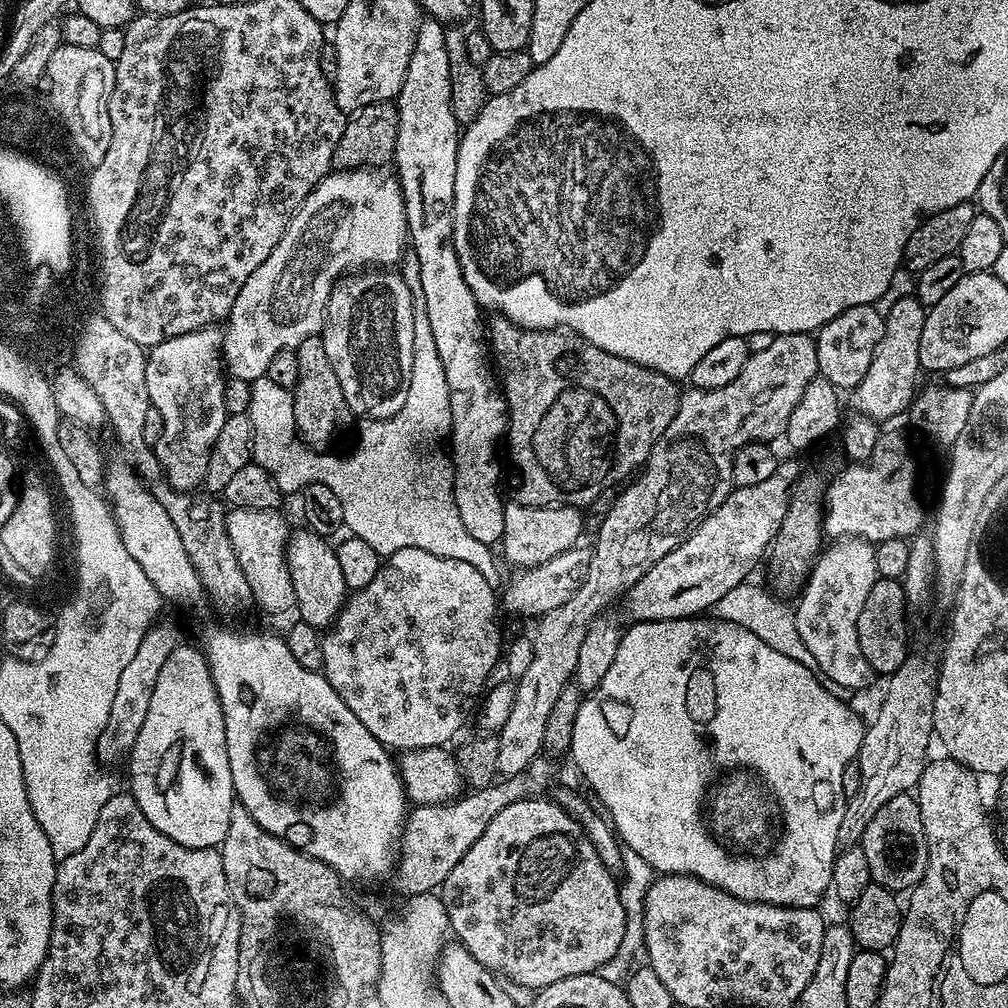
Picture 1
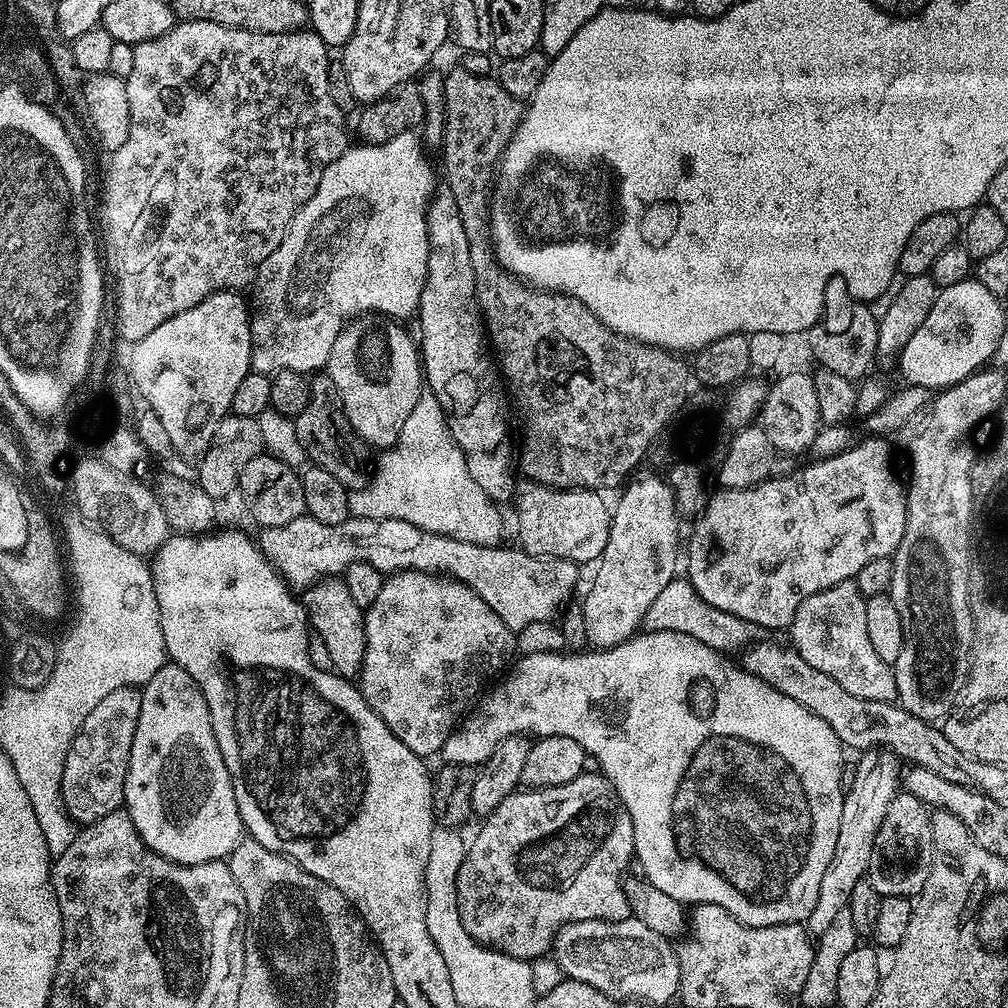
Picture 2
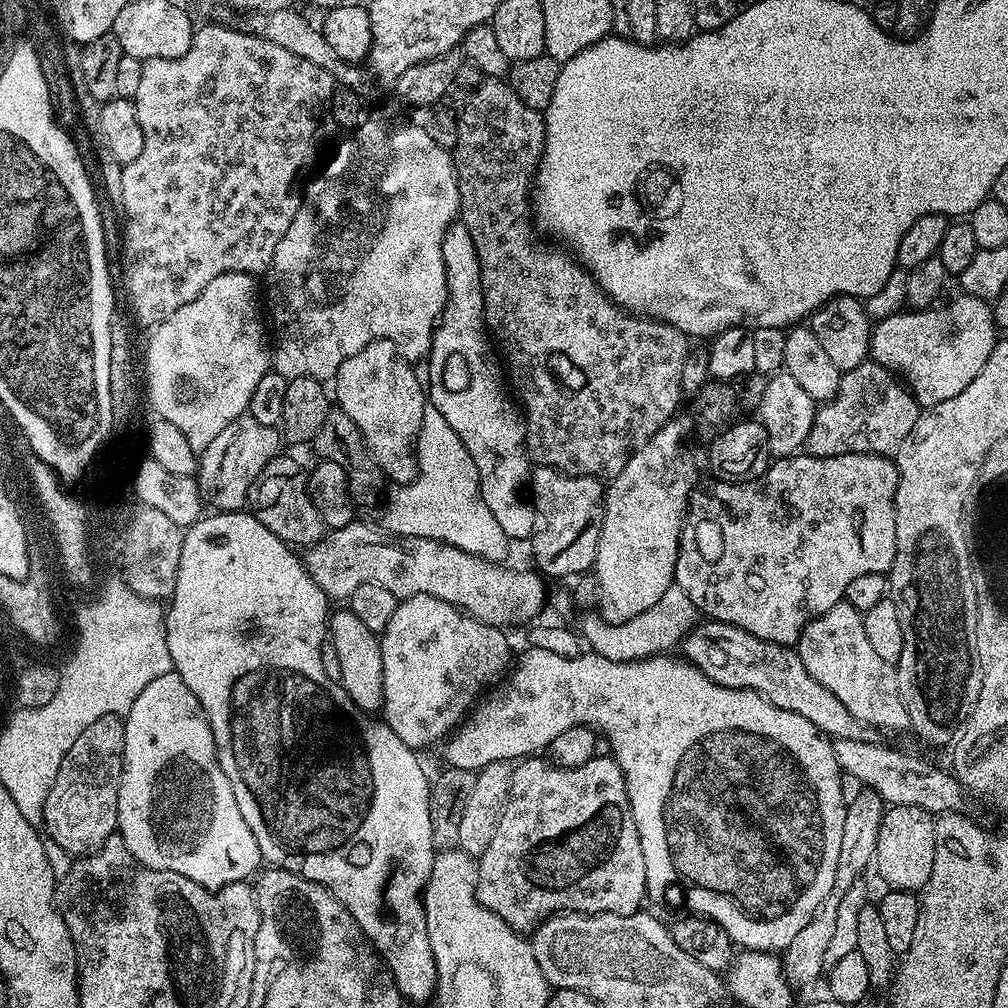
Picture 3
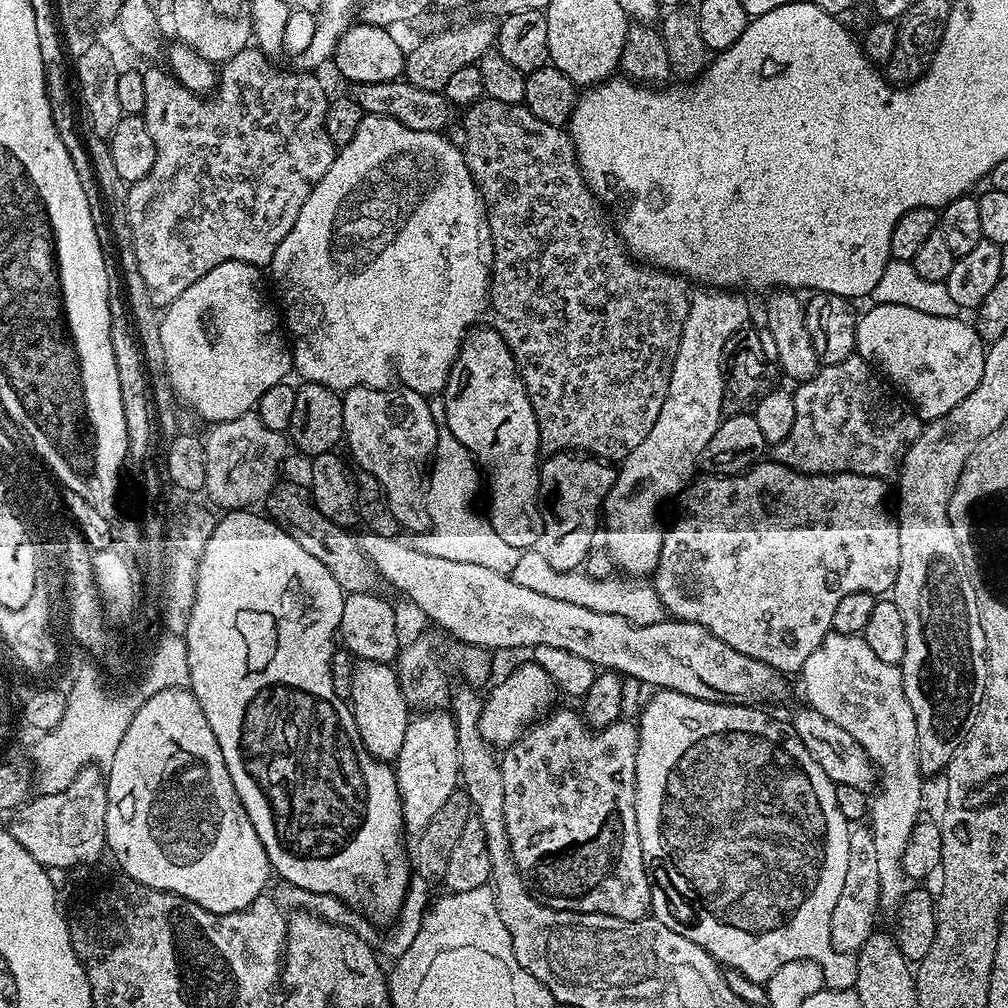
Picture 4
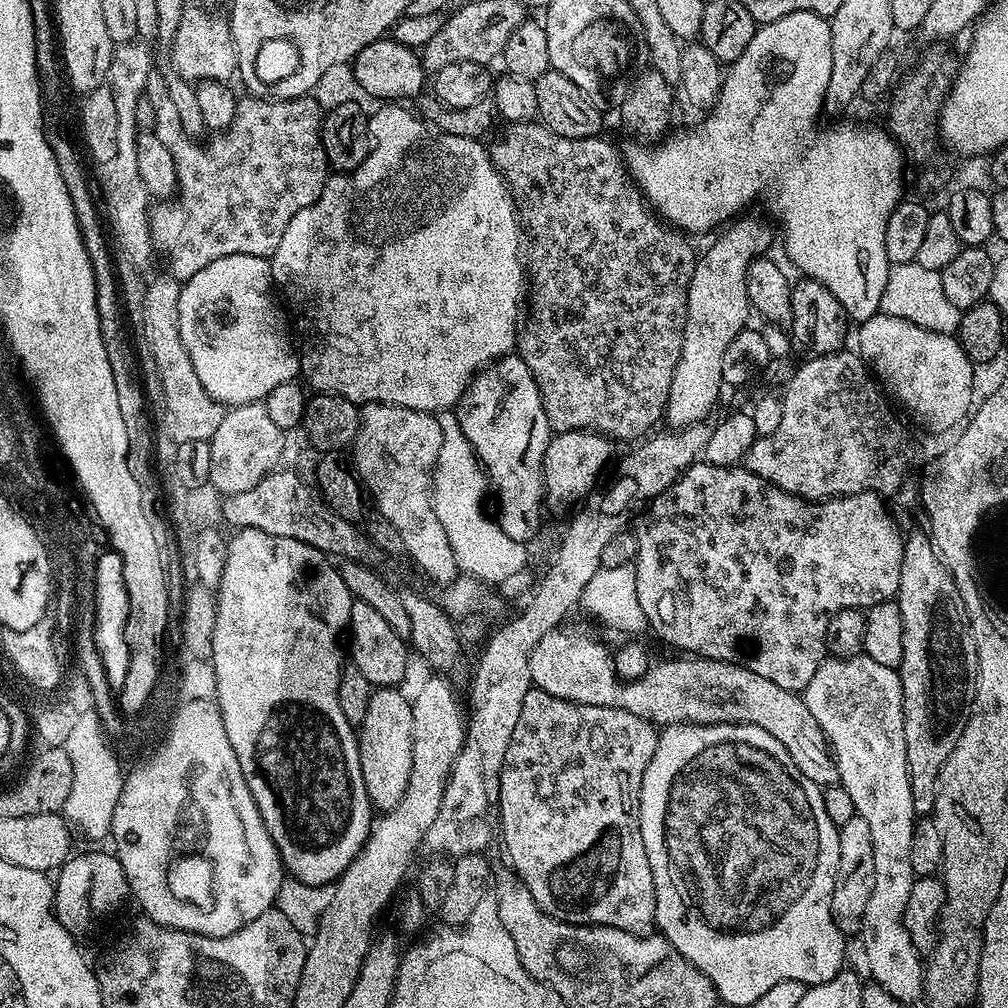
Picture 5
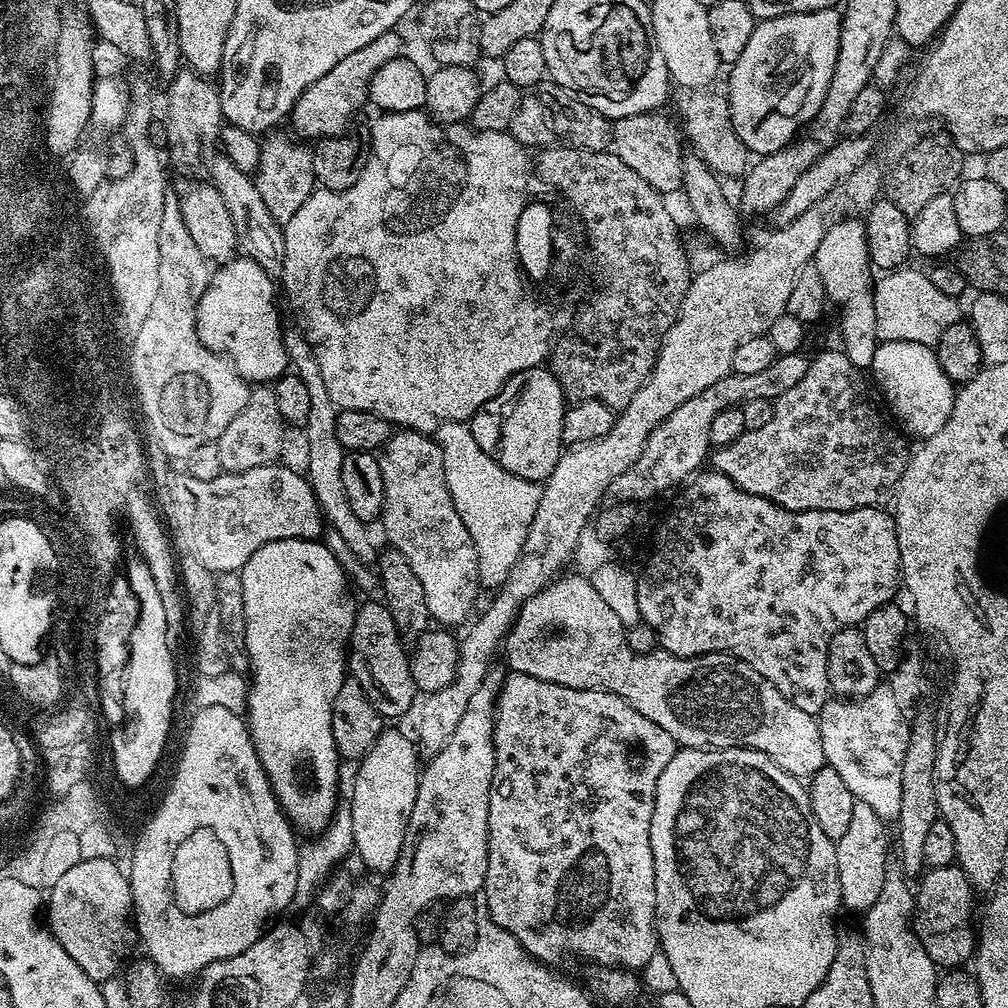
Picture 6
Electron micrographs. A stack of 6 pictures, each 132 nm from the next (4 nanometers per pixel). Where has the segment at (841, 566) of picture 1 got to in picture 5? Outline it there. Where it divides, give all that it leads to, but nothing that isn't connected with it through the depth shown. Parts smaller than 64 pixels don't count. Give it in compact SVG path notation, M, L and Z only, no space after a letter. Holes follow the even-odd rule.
M863 654L843 658L825 658L818 666L814 678L804 687L802 699L806 710L814 714L814 722L822 726L822 734L836 758L838 783L850 794L857 816L866 818L870 826L870 842L874 842L874 890L870 902L866 902L864 915L864 956L868 959L871 979L881 984L894 998L906 1006L911 1000L924 995L925 961L910 942L910 930L906 930L906 902L910 899L910 886L914 873L910 866L910 842L916 829L918 814L914 810L914 798L910 794L910 774L906 762L906 730L904 729L904 695L900 673L890 666L878 666L874 658Z

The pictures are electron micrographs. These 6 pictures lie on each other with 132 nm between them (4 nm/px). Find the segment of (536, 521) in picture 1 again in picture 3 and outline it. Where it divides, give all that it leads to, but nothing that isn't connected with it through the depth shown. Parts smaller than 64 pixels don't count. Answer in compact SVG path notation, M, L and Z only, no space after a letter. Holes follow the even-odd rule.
M533 467L530 472L530 499L538 517L538 527L531 537L535 567L545 577L576 578L595 565L598 538L604 521L606 488L594 476L567 476L557 468Z

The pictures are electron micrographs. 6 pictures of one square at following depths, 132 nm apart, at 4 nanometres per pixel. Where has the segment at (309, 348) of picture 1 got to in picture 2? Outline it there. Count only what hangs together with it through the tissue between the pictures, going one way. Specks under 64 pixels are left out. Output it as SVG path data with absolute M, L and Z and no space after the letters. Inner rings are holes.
M326 372L315 373L308 381L310 386L310 402L306 402L306 410L294 417L296 433L300 443L300 452L308 455L315 467L334 474L338 482L349 490L365 488L370 475L369 445L350 426L350 418L346 418L346 410L342 406L342 398L338 386Z

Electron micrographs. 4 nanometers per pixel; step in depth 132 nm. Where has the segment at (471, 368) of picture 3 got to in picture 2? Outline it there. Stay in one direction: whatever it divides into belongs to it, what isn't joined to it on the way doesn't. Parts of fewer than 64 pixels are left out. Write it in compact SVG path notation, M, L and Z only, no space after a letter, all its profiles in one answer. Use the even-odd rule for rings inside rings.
M447 186L437 187L431 193L426 226L428 227L428 269L418 309L418 317L420 316L418 351L422 361L422 376L427 387L444 407L450 430L466 458L466 470L470 470L470 478L474 478L474 482L482 486L482 490L492 501L508 502L511 501L517 482L517 477L512 476L514 444L512 448L512 436L508 433L510 400L506 395L501 373L494 363L494 356L486 339L480 307L476 301L474 266L470 262L470 242L466 242L466 230L462 227L462 218L458 214L458 202L454 202L454 194Z

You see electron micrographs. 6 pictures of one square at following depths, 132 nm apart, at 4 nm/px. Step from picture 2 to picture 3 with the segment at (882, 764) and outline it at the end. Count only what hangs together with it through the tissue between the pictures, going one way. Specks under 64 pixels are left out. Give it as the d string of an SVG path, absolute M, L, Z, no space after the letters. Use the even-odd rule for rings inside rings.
M866 790L858 794L854 802L846 805L846 823L842 826L842 851L838 854L838 870L834 870L834 886L832 892L825 898L824 903L817 907L812 915L812 920L794 934L794 942L784 949L782 963L784 965L784 976L788 983L797 989L812 984L820 975L826 972L826 949L834 935L834 922L838 918L838 904L850 886L854 886L861 879L864 871L869 871L870 865L876 858L876 847L878 846L878 830L884 817L886 805L879 794Z

